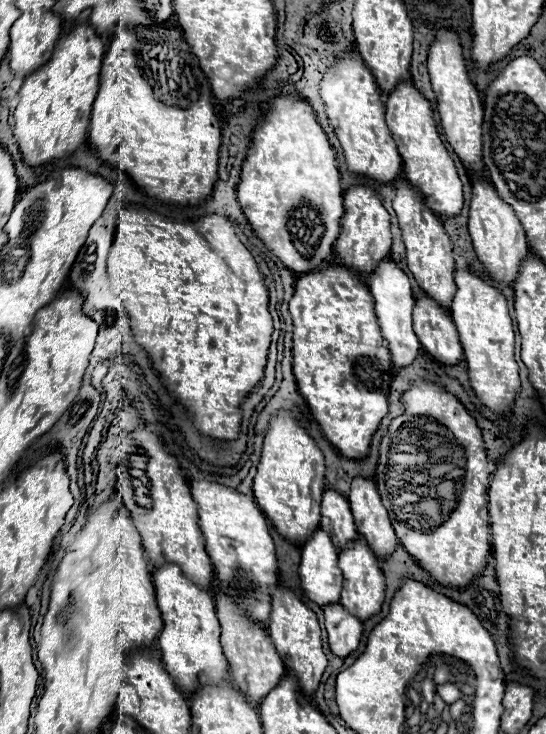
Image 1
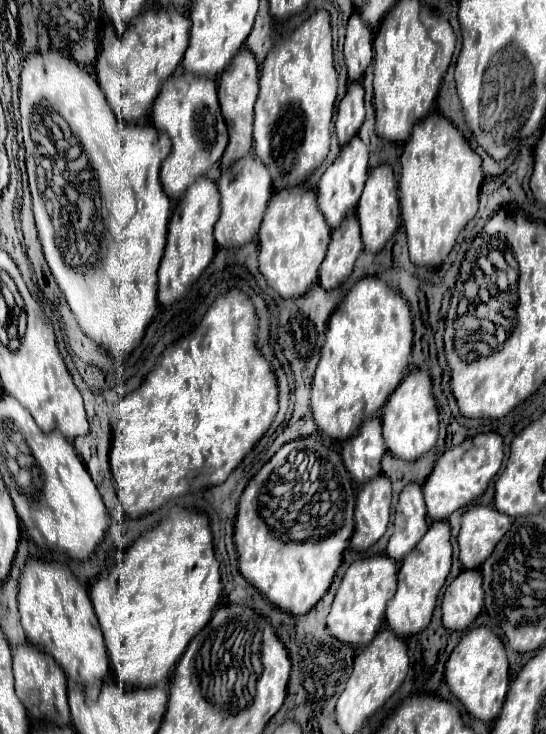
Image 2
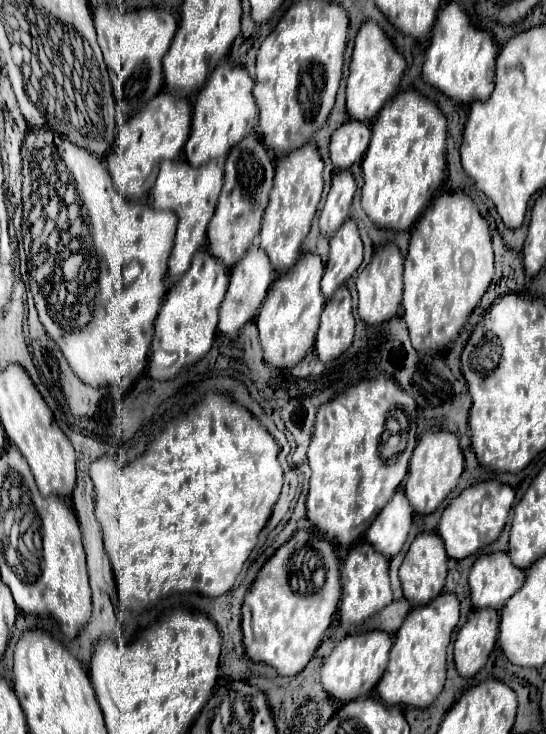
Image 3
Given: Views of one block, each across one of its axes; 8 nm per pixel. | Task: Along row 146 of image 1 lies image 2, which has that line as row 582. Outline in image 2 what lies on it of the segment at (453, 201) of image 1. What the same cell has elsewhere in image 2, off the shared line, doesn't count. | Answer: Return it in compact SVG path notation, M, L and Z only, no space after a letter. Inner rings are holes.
M446 520L434 522L424 540L402 560L402 568L398 572L398 590L386 608L386 622L400 638L408 638L420 634L432 620L432 612L436 606L436 598L440 588L444 586L452 566L452 546L450 546L450 524Z

